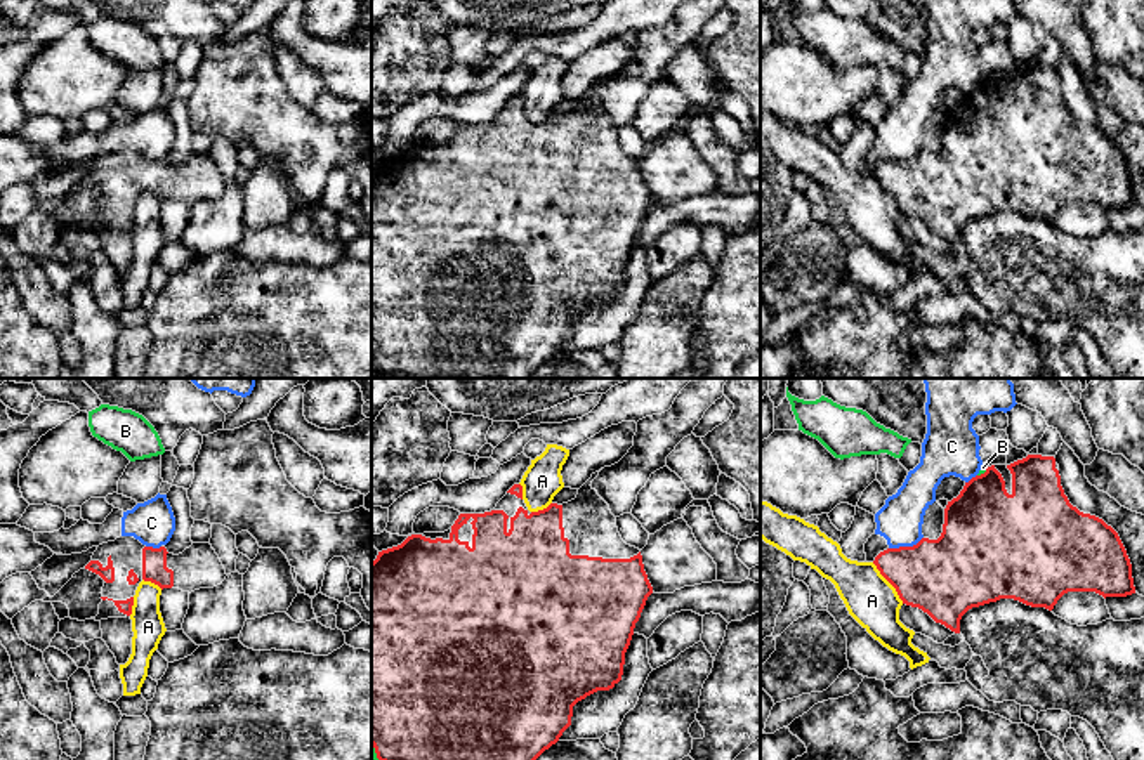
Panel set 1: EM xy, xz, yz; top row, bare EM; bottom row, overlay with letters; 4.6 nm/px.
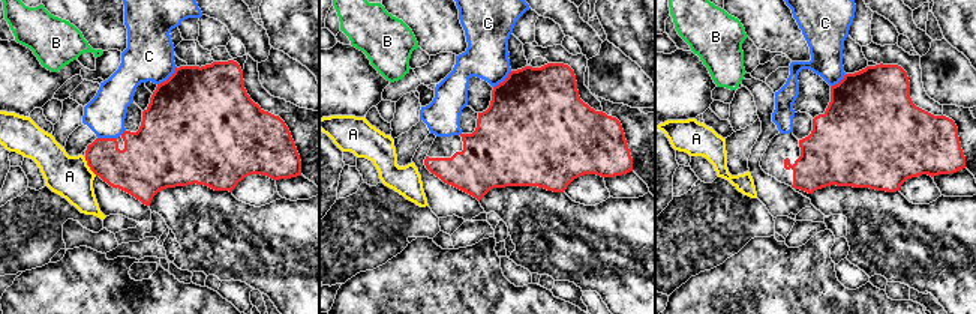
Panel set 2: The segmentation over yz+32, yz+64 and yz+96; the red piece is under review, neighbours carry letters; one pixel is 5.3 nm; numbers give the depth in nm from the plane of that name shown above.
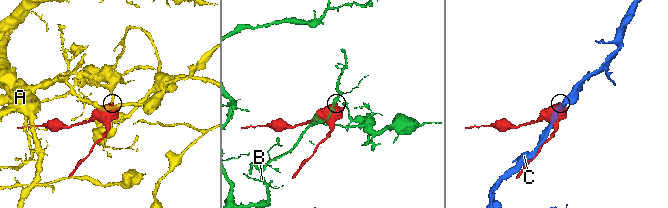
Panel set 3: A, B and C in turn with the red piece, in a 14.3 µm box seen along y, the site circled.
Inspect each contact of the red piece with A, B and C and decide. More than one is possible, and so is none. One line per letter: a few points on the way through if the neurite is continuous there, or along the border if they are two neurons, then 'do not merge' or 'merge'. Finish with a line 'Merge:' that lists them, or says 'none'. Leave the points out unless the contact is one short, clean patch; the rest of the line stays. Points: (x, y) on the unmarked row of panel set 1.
A: do not merge
B: do not merge
C: do not merge
Merge: none

